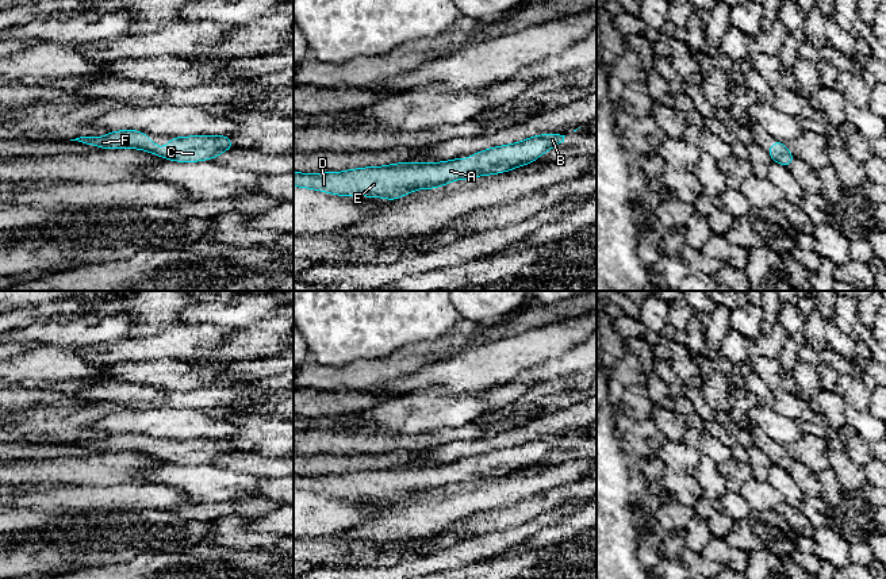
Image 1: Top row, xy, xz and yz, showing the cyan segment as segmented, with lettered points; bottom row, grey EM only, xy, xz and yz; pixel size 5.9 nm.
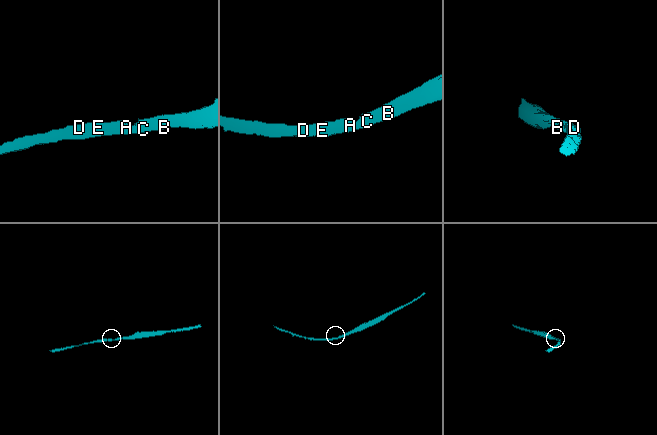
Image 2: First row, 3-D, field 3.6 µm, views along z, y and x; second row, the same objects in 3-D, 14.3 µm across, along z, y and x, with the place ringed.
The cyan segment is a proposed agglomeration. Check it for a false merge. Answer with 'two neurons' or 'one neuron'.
one neuron

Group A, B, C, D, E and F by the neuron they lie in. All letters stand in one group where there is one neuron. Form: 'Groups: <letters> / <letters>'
Groups: A B C D E F

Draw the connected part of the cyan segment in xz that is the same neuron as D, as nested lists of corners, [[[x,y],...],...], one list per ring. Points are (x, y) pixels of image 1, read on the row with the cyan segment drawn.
[[[538,134],[523,141],[488,147],[467,158],[441,162],[396,162],[342,172],[300,173],[294,170],[294,187],[337,196],[367,196],[396,200],[415,189],[433,189],[454,180],[490,176],[534,162],[564,142],[565,135]]]

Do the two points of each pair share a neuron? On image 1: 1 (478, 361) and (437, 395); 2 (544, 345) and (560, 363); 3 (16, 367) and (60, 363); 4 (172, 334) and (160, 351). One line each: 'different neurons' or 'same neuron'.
1: different neurons
2: different neurons
3: same neuron
4: same neuron

